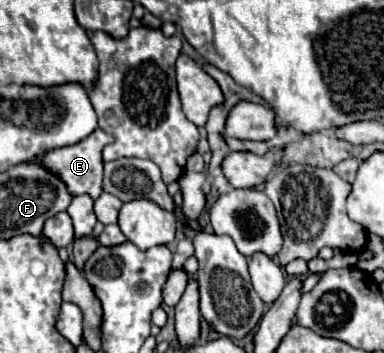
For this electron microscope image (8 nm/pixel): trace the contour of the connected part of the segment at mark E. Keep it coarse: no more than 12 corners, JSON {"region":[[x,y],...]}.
{"region":[[96,128],[72,146],[36,156],[72,196],[102,194],[102,148]]}

